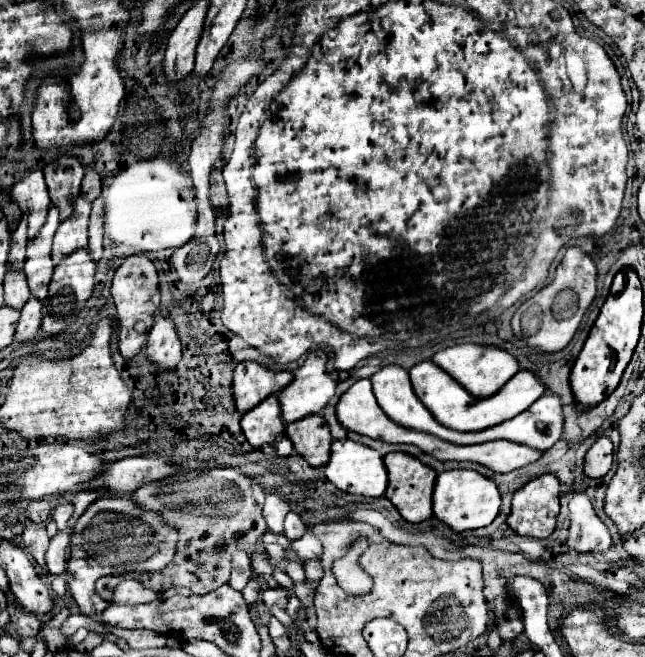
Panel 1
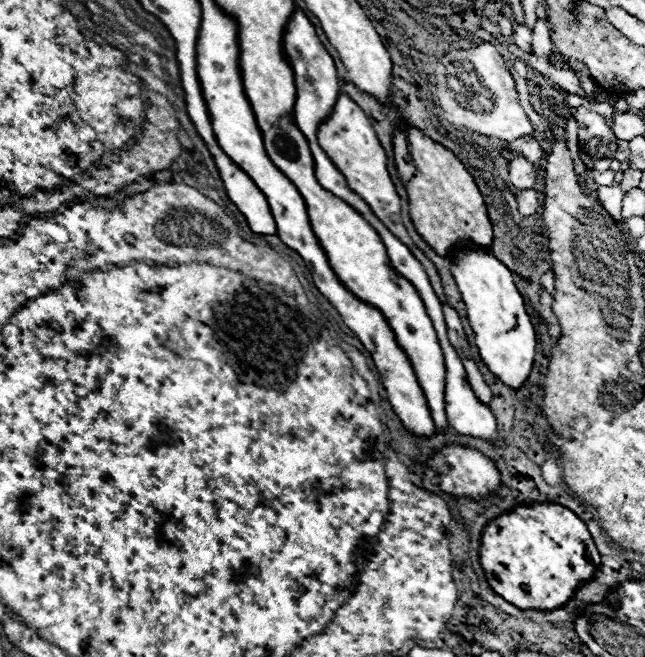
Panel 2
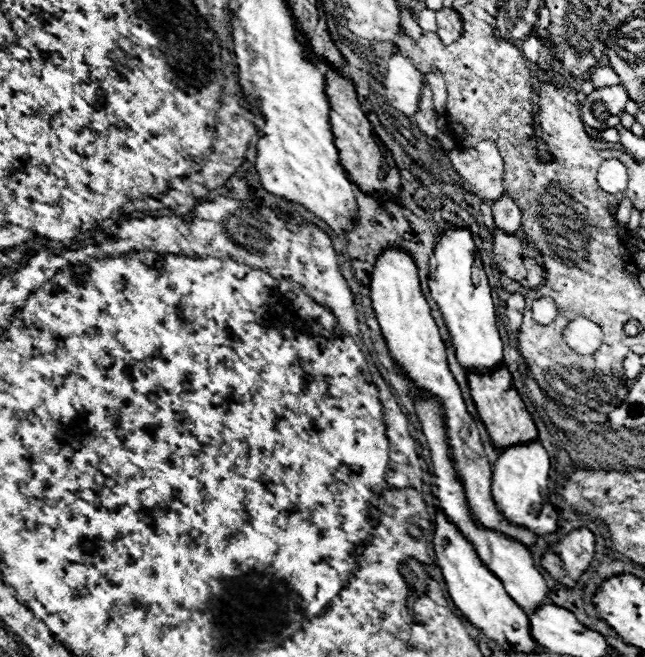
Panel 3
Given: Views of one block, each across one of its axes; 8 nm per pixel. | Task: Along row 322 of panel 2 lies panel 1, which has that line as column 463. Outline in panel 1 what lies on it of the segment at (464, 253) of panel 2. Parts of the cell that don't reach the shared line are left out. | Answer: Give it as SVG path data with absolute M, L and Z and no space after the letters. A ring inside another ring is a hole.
M448 470L436 476L434 496L432 496L432 512L434 516L450 526L456 534L466 530L476 530L488 526L500 510L500 494L492 480L484 478L474 470Z

